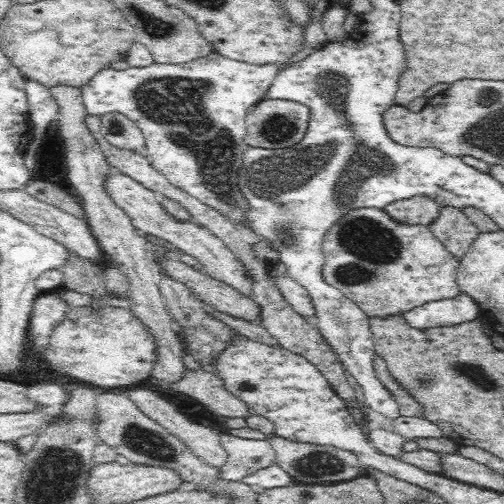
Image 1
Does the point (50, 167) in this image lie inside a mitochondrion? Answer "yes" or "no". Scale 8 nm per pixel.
yes

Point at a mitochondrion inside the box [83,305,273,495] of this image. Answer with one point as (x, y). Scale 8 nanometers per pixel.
(136, 439)

